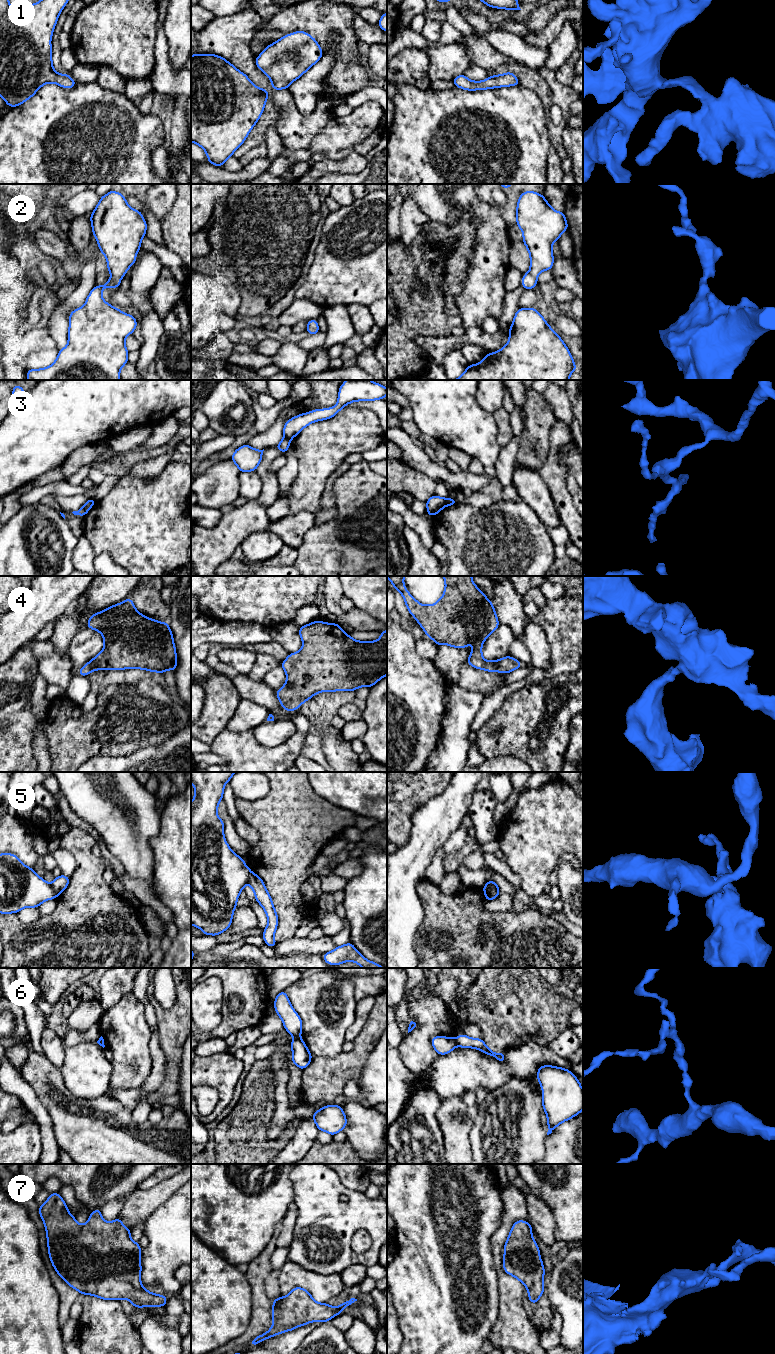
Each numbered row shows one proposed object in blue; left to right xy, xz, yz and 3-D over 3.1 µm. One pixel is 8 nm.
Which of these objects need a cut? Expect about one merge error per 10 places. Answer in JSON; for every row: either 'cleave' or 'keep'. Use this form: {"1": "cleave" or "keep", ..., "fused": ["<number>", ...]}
{"1": "keep", "2": "keep", "3": "cleave", "4": "keep", "5": "cleave", "6": "cleave", "7": "keep", "fused": ["3", "5", "6"]}

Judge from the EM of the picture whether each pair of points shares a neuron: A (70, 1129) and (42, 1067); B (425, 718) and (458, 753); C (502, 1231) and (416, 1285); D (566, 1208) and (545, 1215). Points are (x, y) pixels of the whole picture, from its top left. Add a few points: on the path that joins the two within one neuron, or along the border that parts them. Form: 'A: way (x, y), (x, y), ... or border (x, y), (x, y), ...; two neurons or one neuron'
A: way (62, 1114), (44, 1094), (43, 1082); one neuron
B: border (445, 710), (437, 746), (431, 755); two neurons
C: border (500, 1218), (500, 1226), (490, 1238), (493, 1262); two neurons
D: border (546, 1204), (553, 1215), (555, 1236); two neurons

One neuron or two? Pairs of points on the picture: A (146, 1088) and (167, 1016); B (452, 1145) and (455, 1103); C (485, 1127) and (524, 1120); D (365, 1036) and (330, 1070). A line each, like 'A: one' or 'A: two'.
A: two
B: one
C: one
D: one

